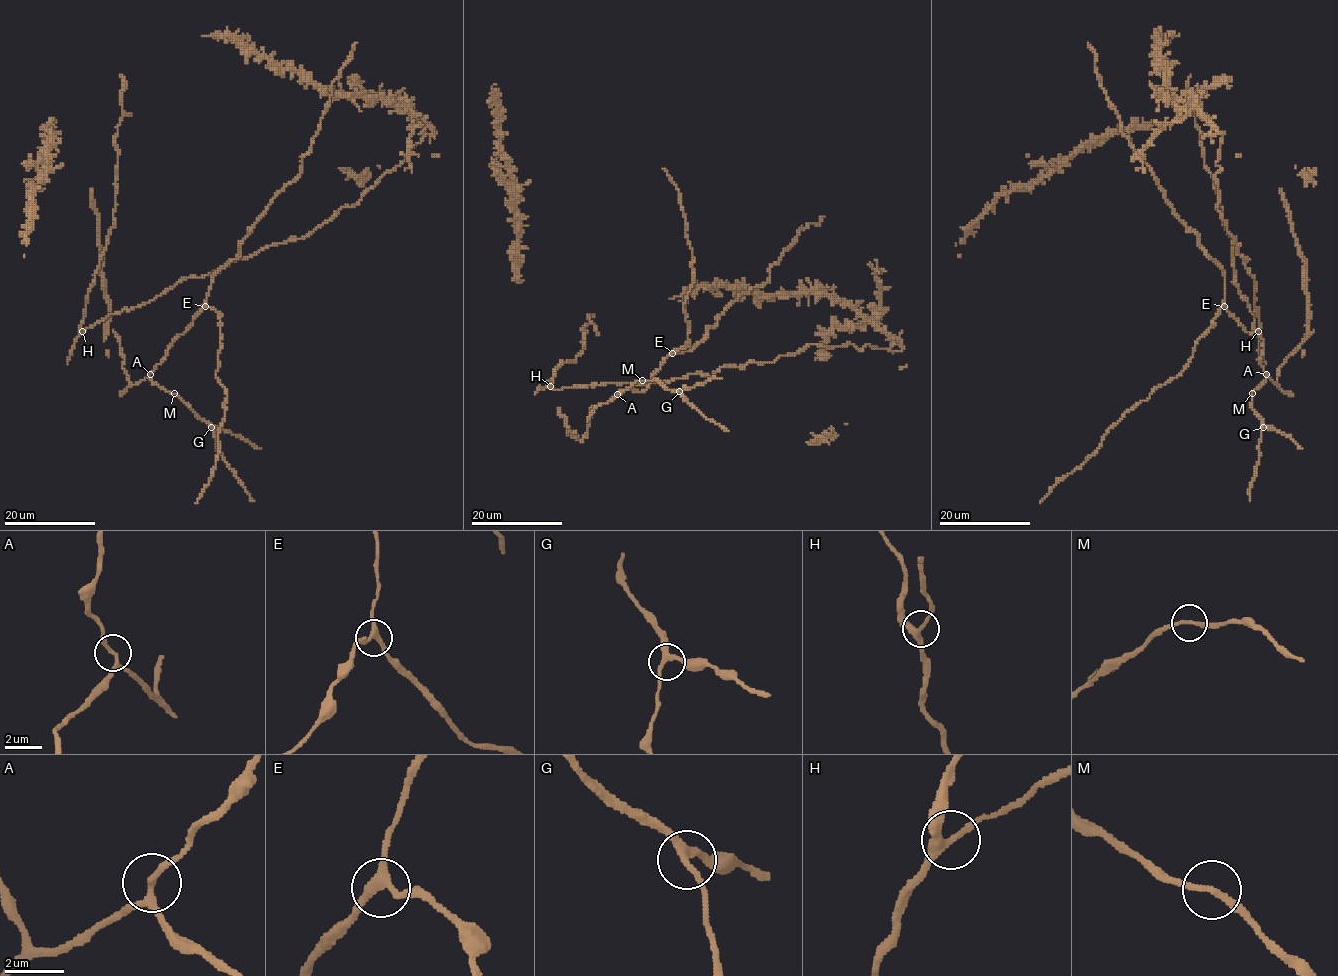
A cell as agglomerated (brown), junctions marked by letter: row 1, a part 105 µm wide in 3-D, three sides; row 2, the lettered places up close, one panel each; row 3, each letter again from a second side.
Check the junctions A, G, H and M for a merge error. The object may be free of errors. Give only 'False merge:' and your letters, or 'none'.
False merge: none

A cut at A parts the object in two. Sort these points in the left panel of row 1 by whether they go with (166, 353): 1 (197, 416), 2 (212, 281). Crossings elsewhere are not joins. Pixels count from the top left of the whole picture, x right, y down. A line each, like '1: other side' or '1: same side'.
1: other side
2: same side

